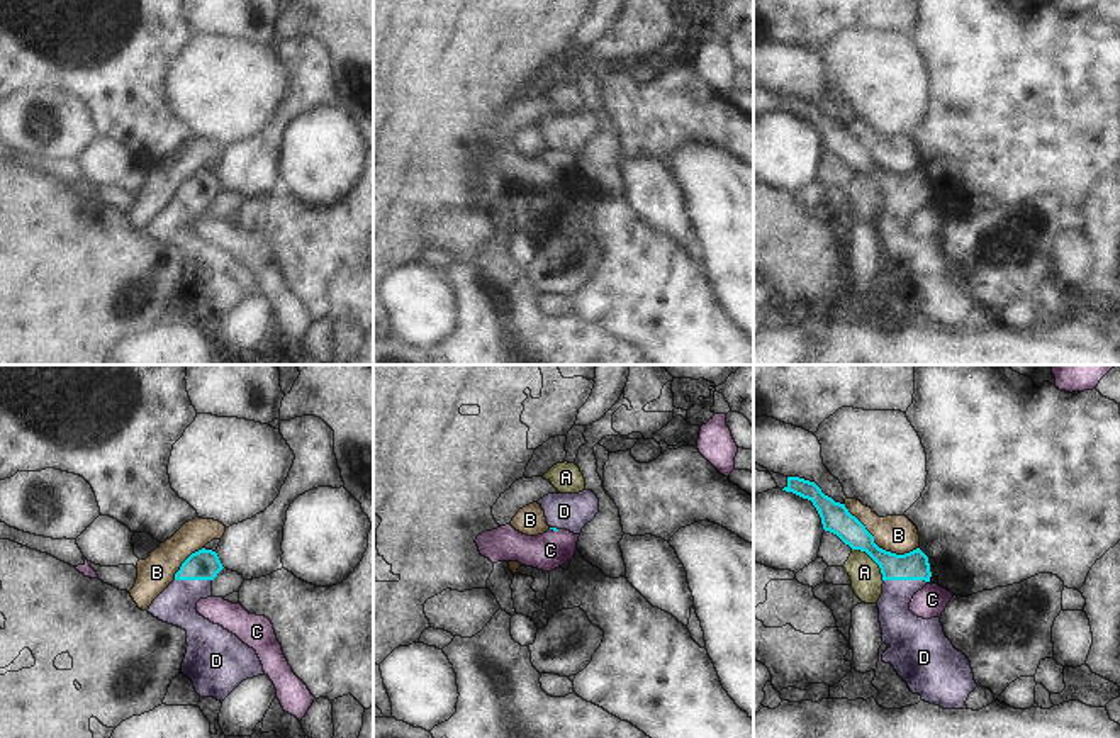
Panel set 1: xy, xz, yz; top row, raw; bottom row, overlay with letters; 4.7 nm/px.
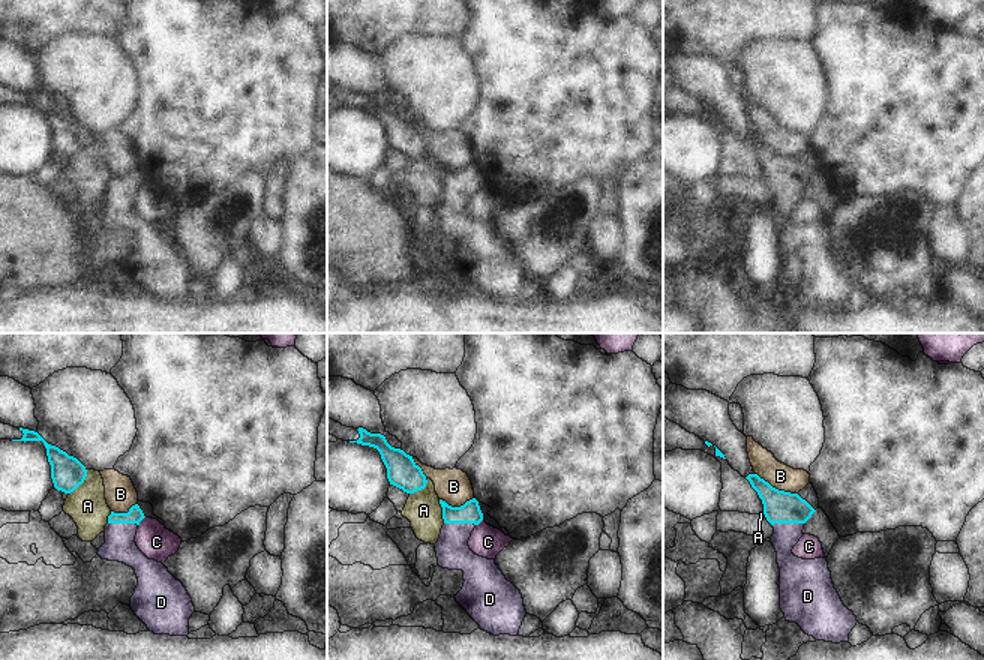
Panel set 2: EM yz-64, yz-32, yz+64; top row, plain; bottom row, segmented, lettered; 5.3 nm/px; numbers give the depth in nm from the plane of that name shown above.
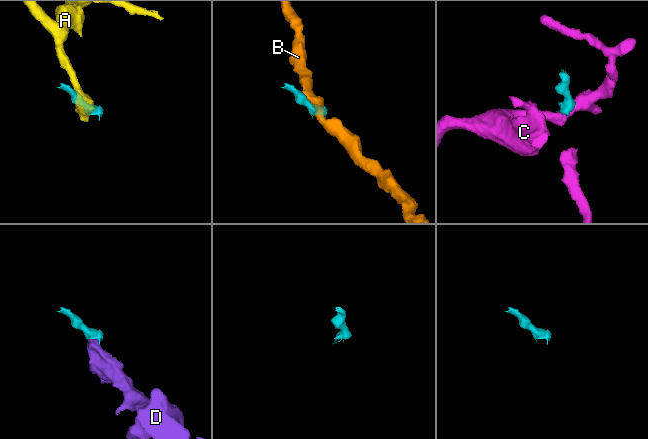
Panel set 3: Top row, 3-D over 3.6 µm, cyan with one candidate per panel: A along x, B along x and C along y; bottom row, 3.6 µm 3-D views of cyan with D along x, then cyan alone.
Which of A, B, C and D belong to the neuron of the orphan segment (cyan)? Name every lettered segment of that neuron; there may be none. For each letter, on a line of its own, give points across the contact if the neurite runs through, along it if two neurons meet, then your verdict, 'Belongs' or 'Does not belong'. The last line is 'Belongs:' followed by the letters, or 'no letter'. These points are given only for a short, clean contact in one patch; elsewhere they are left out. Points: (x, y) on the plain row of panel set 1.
A: Boundary: yz (852, 168), (862, 170), (878, 185), (884, 201). Does not belong
B: Does not belong
C: Boundary: xz (550, 148), (559, 150). Does not belong
D: Belongs
Belongs: D.

